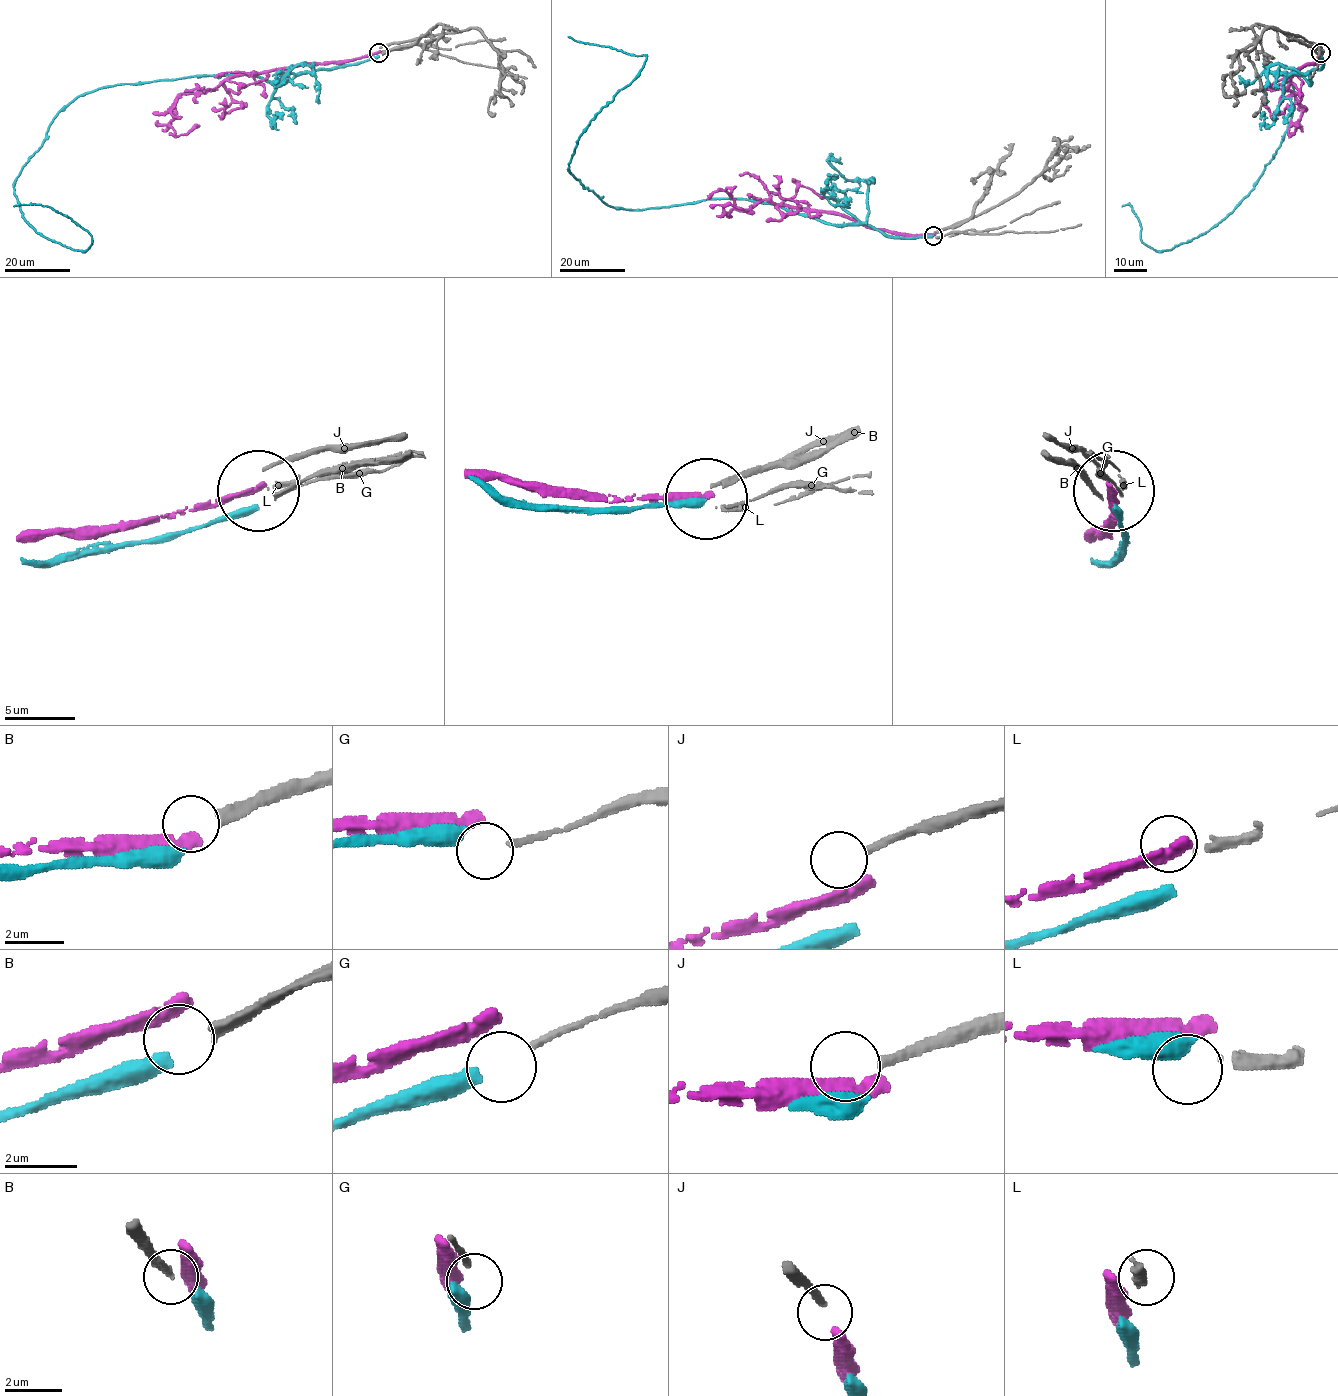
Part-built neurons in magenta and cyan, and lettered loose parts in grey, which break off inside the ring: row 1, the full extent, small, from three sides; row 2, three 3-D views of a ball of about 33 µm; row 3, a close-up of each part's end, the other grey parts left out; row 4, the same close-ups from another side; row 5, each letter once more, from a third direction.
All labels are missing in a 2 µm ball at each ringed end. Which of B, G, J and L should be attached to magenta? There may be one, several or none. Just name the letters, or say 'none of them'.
none of them

